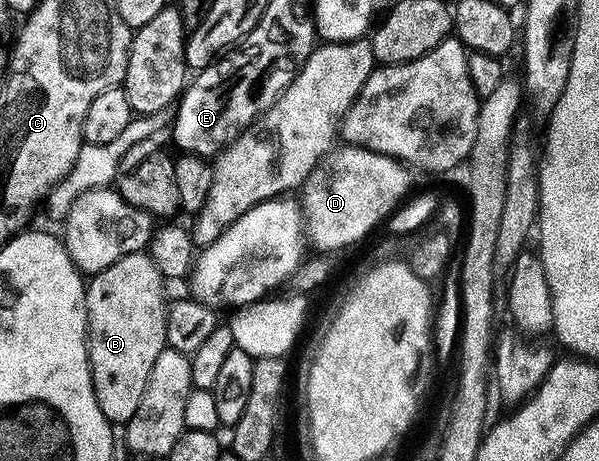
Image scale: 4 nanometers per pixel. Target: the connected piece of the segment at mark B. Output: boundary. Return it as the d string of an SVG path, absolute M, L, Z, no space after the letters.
M146 252L133 253L117 263L113 263L113 267L109 267L105 272L94 274L87 285L87 328L89 330L89 352L91 354L91 378L95 384L97 403L101 403L101 411L105 411L105 419L109 419L112 425L128 425L133 419L133 415L137 415L137 407L141 407L141 399L145 399L145 387L149 387L149 375L153 375L153 367L157 364L157 359L167 348L169 296L167 297L166 291L163 290L163 285L165 285L165 278L159 272L159 267L155 264L155 258Z

